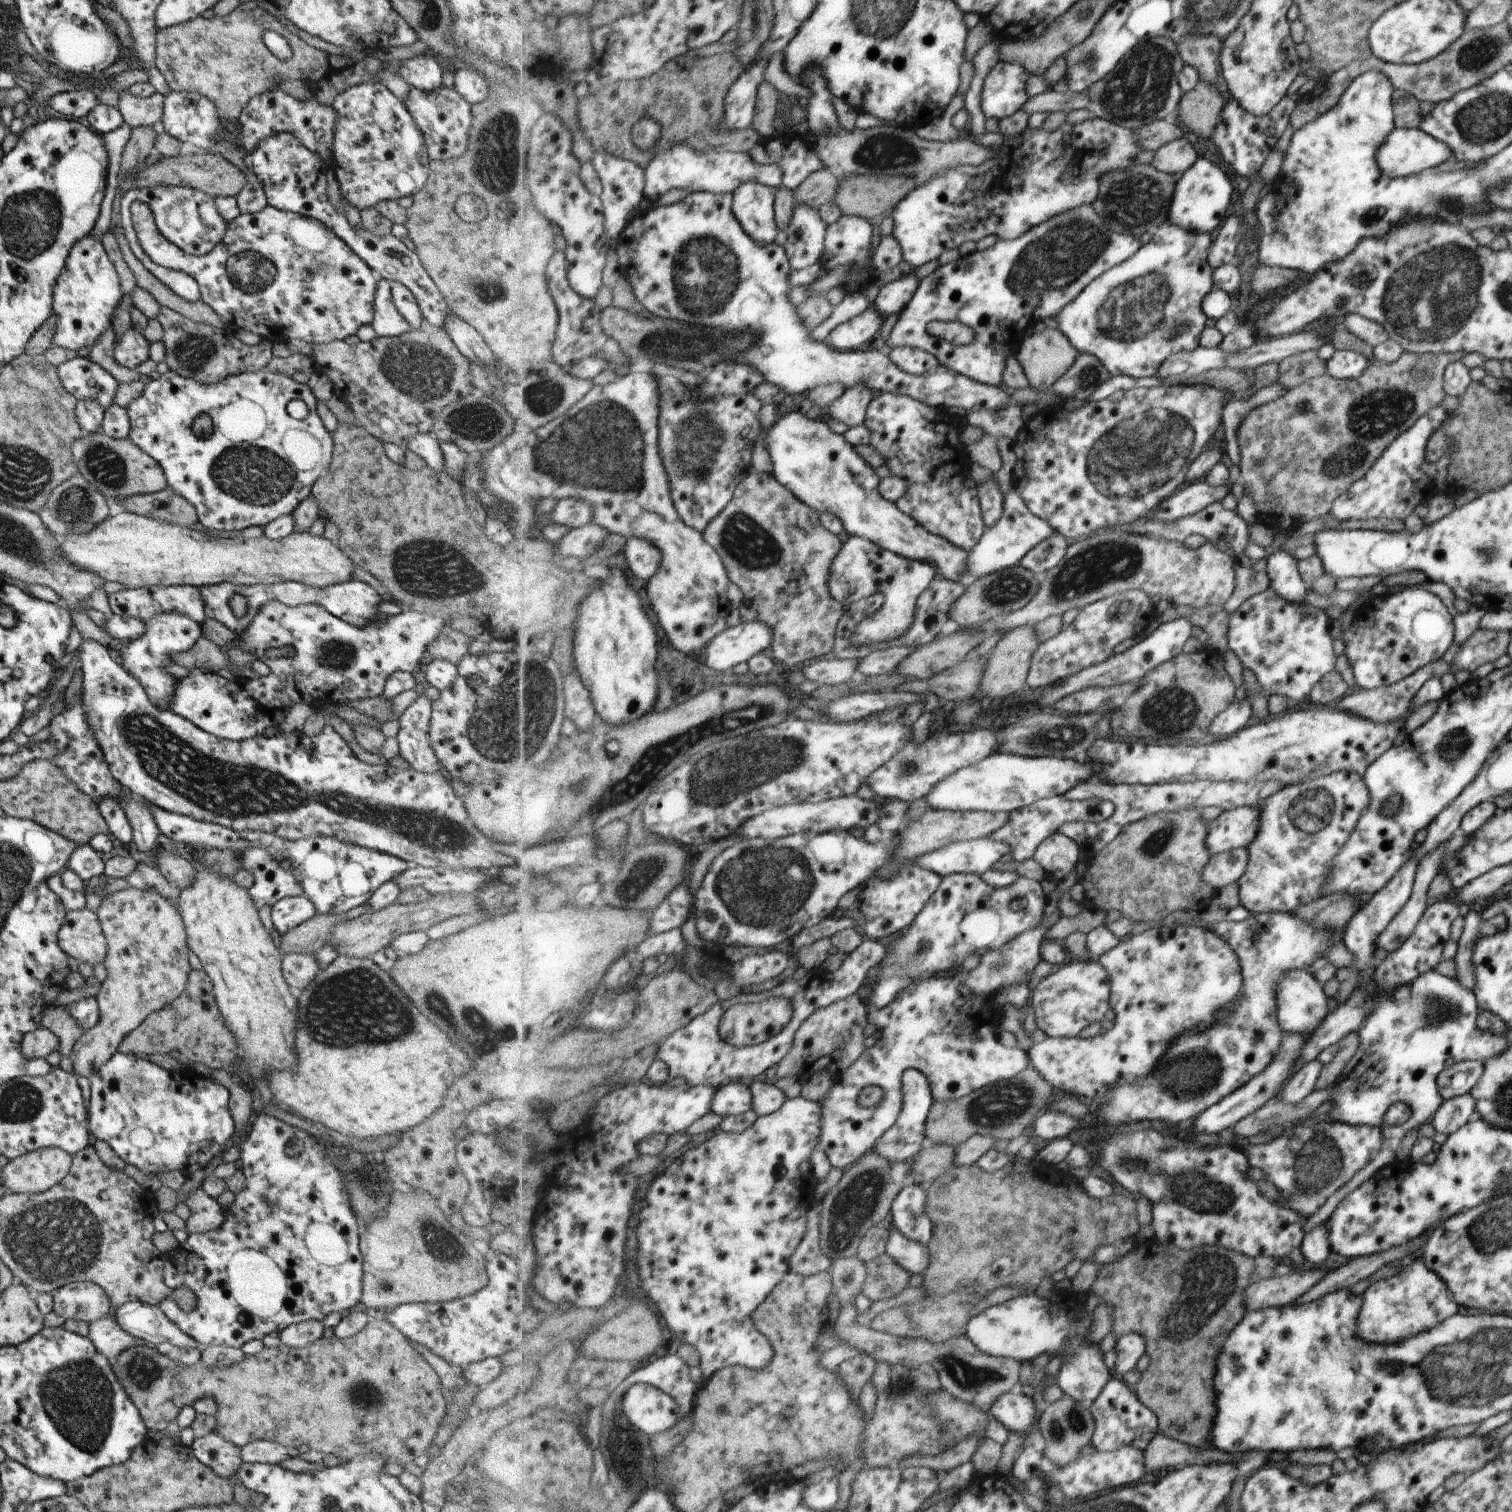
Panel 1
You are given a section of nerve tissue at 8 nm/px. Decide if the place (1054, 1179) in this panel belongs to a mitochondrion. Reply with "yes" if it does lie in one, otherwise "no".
no

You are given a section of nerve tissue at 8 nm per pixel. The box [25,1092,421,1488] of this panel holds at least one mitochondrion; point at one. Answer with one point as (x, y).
(78, 1397)

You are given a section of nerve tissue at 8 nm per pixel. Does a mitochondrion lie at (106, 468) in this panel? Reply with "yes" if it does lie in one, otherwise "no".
yes

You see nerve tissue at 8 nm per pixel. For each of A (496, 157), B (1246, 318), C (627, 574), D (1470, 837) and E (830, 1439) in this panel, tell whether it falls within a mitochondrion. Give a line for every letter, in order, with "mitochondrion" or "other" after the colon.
A: mitochondrion
B: other
C: other
D: other
E: mitochondrion

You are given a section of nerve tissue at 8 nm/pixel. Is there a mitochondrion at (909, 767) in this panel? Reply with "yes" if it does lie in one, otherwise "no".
yes

